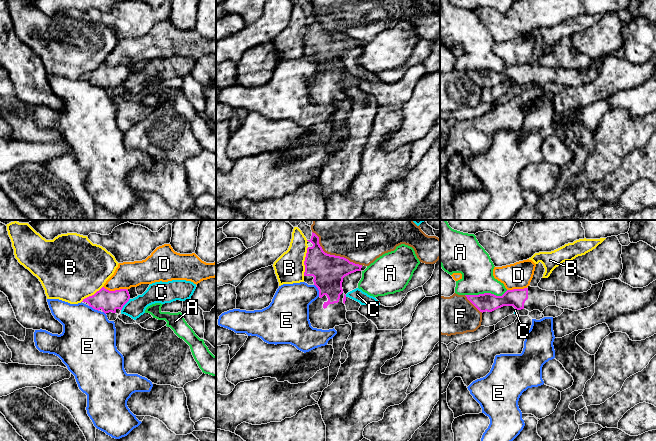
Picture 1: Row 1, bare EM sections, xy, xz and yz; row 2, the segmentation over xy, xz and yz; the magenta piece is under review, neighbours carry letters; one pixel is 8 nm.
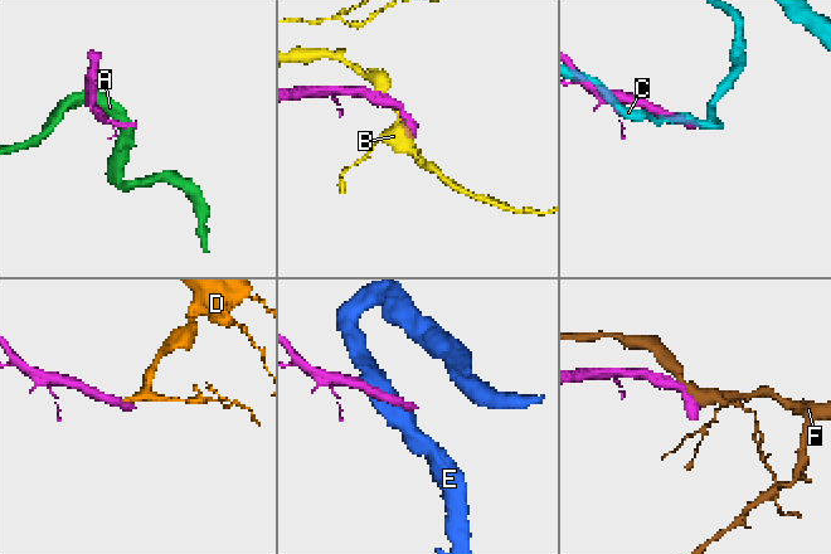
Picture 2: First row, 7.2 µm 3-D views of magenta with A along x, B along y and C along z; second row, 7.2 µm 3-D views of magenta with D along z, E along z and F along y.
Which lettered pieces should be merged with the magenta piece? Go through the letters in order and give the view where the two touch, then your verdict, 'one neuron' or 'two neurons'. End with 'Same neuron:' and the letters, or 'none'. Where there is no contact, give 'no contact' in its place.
A: contact in yz; two neurons
B: contact in xz; two neurons
C: contact in xy; two neurons
D: contact in xy; two neurons
E: contact in xz; two neurons
F: contact in xz; two neurons
Same neuron: none

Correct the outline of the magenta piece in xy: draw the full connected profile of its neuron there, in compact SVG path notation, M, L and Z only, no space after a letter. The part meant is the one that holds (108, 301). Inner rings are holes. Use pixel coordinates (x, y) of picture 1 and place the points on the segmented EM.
M102 287L94 295L83 299L82 303L105 314L112 312L119 315L129 299L130 295L127 289L109 291Z

